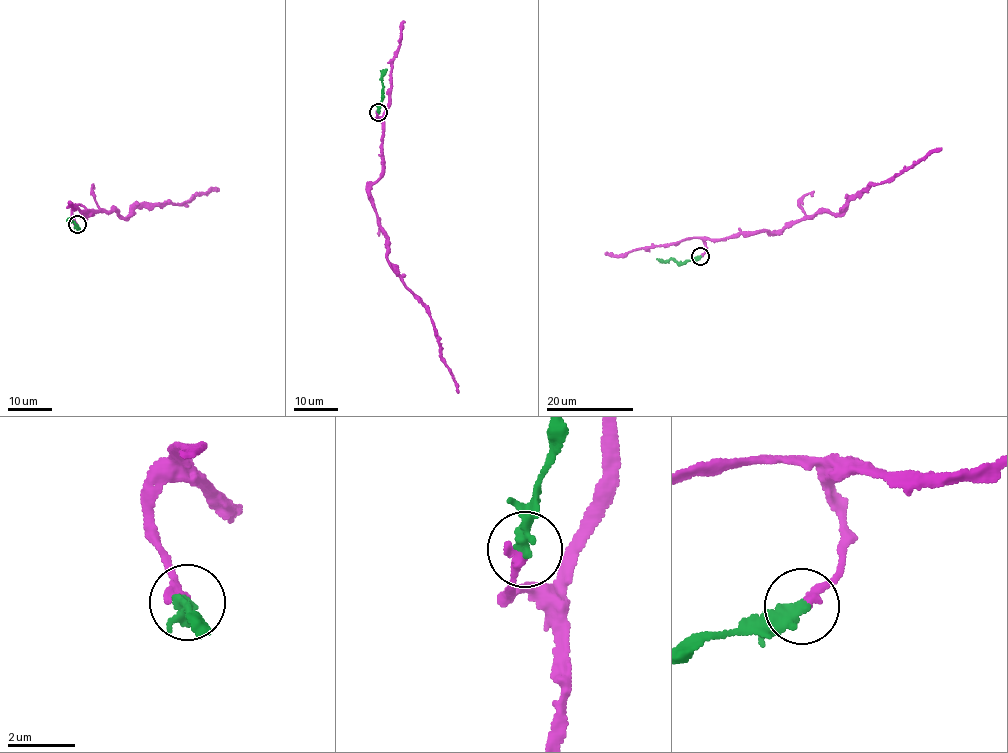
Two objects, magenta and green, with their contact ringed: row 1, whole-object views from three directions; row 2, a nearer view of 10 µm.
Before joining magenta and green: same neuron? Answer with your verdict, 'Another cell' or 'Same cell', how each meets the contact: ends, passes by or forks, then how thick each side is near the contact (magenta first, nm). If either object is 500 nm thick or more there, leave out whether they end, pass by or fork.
Same cell. At the ring magenta ends. At the ring green ends. Thickness 300 nm (magenta) against 380 nm

